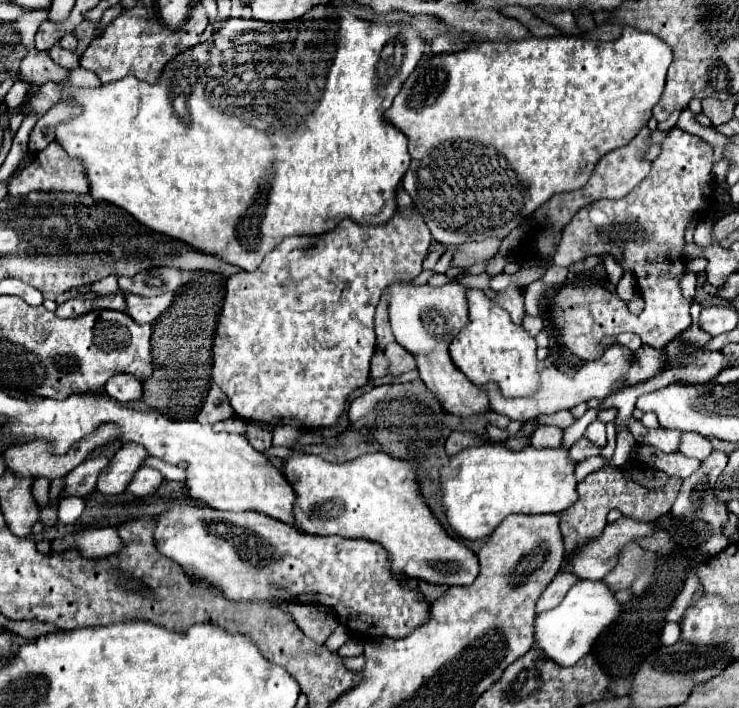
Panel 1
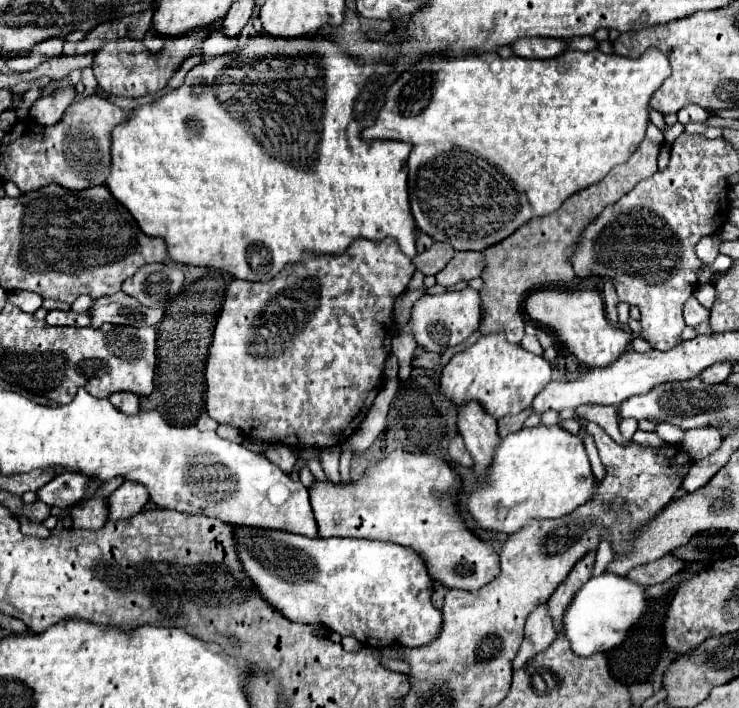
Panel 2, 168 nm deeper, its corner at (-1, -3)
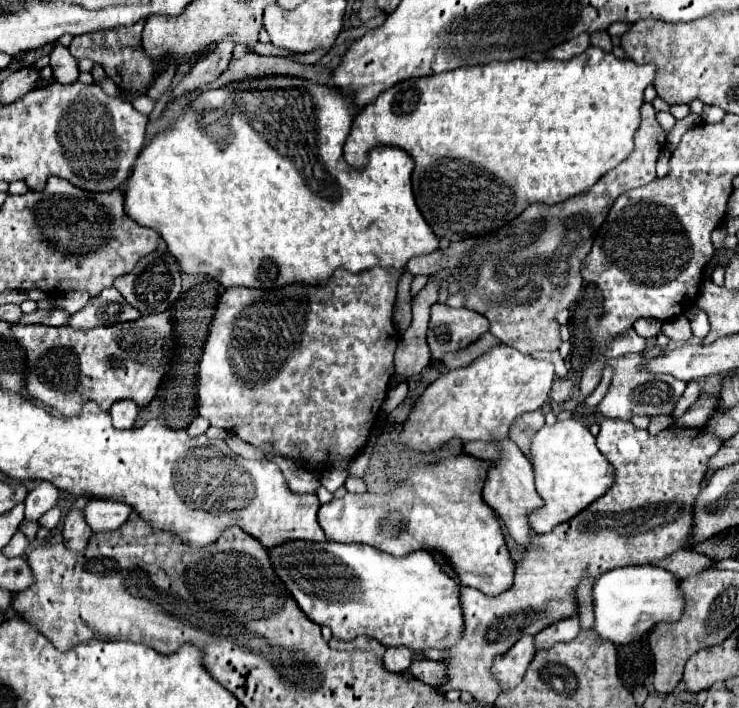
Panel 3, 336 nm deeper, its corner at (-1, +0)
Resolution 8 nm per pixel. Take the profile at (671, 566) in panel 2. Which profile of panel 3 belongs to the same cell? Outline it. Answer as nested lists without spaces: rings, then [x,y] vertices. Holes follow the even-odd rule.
[[[690,549],[690,551],[676,551],[672,557],[666,557],[666,559],[658,561],[656,565],[664,567],[666,571],[672,571],[680,579],[684,579],[684,577],[712,569],[716,565],[716,561]]]

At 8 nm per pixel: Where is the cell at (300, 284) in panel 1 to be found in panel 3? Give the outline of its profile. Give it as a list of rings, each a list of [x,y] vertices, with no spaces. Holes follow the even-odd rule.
[[[372,267],[356,275],[340,269],[324,287],[290,285],[290,287],[280,287],[280,289],[270,289],[270,291],[246,289],[246,287],[226,289],[218,301],[218,307],[210,325],[210,333],[204,345],[204,353],[200,359],[198,385],[196,385],[198,415],[208,419],[210,425],[226,429],[228,433],[234,433],[242,441],[250,443],[262,453],[264,459],[290,457],[298,463],[306,463],[308,467],[330,467],[334,461],[356,457],[370,439],[370,433],[378,421],[382,401],[388,393],[390,377],[394,375],[394,351],[398,345],[398,333],[392,321],[392,307],[396,301],[396,287],[398,287],[398,275],[394,271]]]

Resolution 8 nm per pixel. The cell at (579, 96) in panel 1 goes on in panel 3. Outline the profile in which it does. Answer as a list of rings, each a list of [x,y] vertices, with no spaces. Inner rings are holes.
[[[588,47],[580,57],[574,57],[570,61],[530,61],[530,59],[516,59],[508,63],[492,63],[492,65],[476,65],[476,67],[460,67],[454,71],[446,71],[432,77],[420,77],[420,79],[408,79],[406,83],[398,83],[396,87],[384,91],[376,103],[368,105],[362,113],[358,113],[352,121],[350,135],[344,145],[344,161],[354,167],[362,169],[368,163],[368,153],[376,149],[378,145],[392,145],[404,149],[414,159],[414,173],[412,173],[412,185],[414,185],[414,197],[418,203],[418,209],[422,211],[424,219],[432,227],[432,231],[438,237],[460,241],[470,239],[476,235],[492,233],[504,225],[508,225],[512,219],[516,219],[528,205],[532,203],[546,203],[556,205],[560,201],[566,201],[568,197],[574,197],[576,193],[584,193],[588,187],[592,187],[602,175],[606,175],[610,169],[614,169],[618,163],[624,161],[632,153],[634,147],[634,133],[640,127],[640,107],[644,103],[644,89],[652,83],[656,67],[654,65],[636,65],[630,59],[616,59],[612,53],[606,53],[598,47]]]

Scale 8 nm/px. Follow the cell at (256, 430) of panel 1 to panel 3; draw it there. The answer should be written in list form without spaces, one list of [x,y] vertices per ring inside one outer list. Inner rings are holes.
[[[274,457],[272,461],[280,467],[280,471],[282,471],[284,479],[286,479],[288,487],[292,489],[292,493],[312,493],[314,495],[318,491],[320,481],[312,473],[308,473],[304,467],[300,467],[298,463],[294,463],[292,459]]]

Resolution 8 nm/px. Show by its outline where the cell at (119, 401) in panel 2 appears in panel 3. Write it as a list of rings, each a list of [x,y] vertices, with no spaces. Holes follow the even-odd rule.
[[[118,401],[110,407],[110,417],[116,429],[130,429],[136,421],[138,405],[132,401]]]

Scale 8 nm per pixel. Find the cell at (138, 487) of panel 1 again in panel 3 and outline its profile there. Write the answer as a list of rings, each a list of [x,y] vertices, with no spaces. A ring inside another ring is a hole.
[[[90,499],[82,513],[92,533],[98,533],[98,531],[118,529],[130,517],[132,507],[128,507],[126,503],[116,503],[106,499]]]

